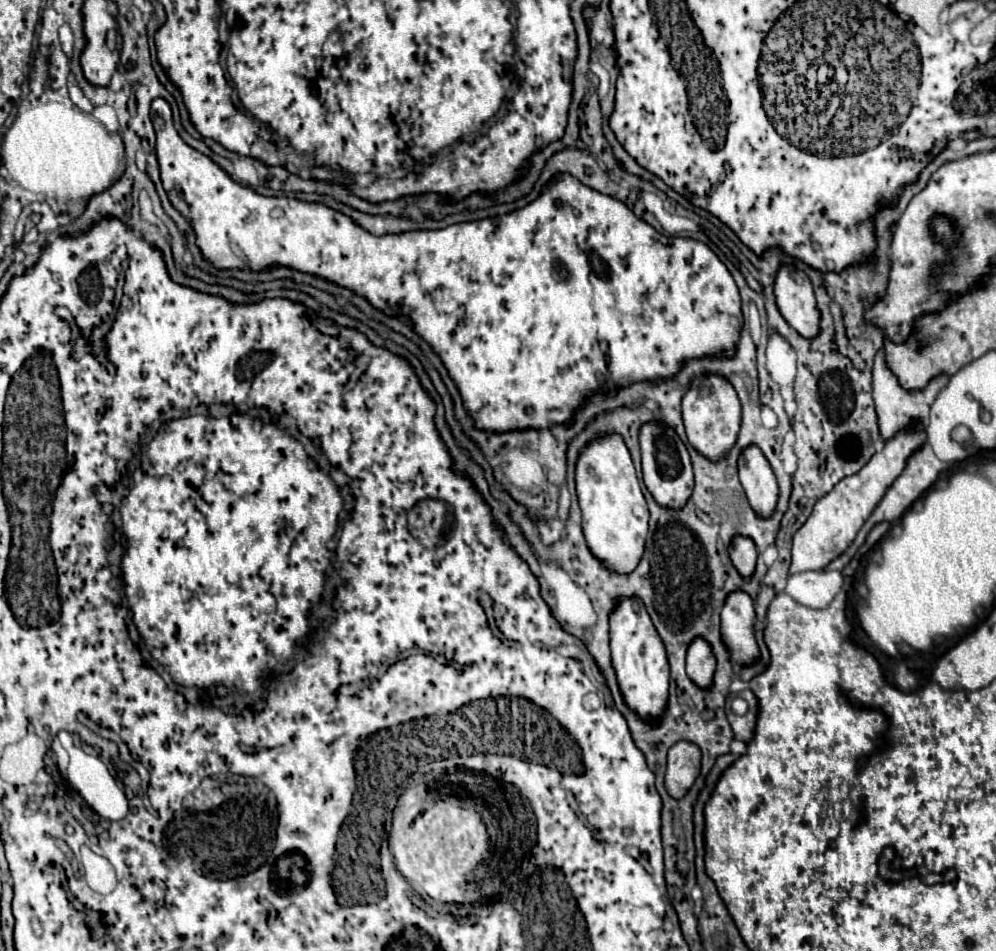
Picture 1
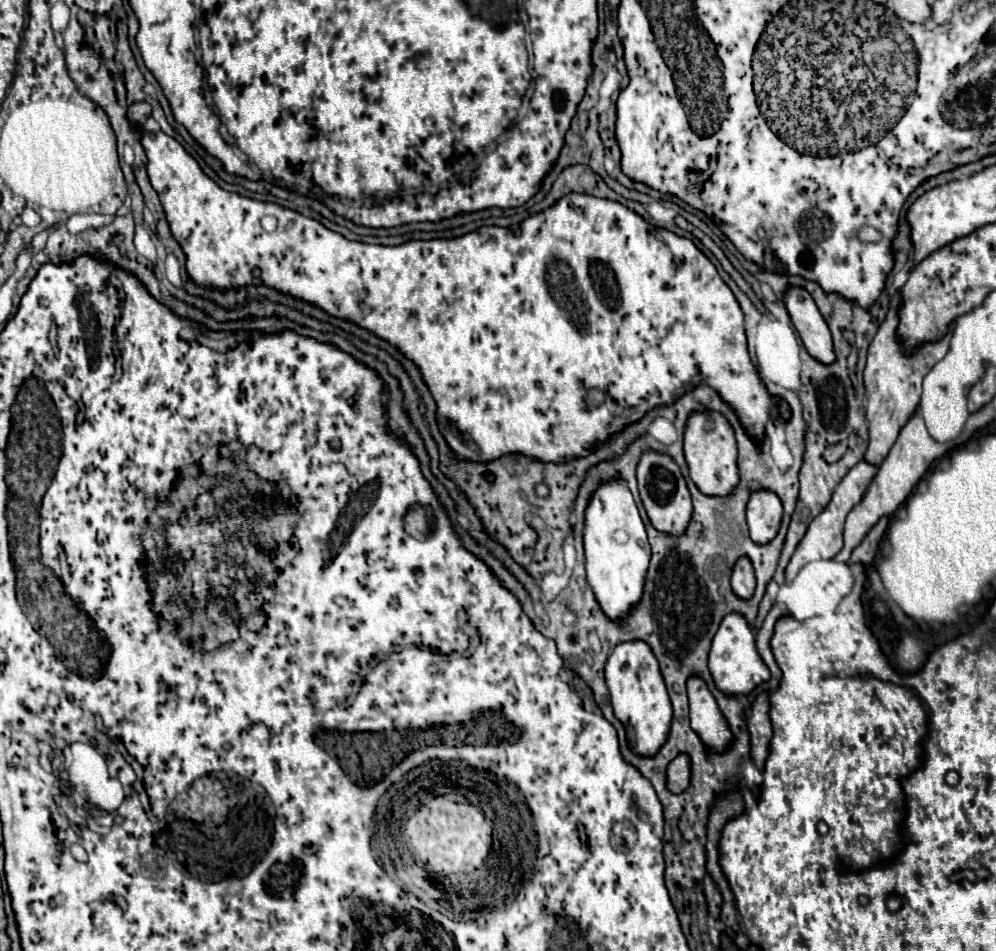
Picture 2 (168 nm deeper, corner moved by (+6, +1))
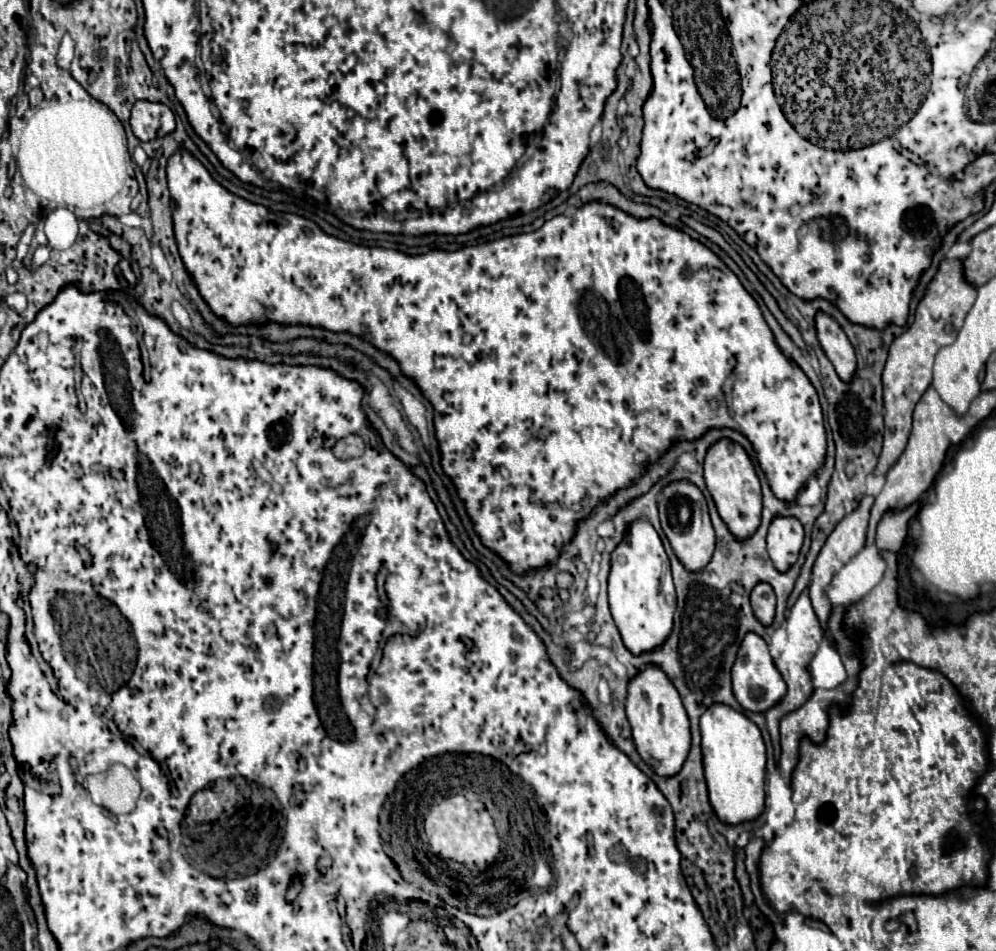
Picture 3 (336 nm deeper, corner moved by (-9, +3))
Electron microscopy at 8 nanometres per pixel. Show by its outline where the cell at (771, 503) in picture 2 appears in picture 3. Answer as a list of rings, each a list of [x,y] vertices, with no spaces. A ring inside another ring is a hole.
[[[775,518],[775,522],[771,522],[767,550],[779,572],[787,572],[797,562],[803,538],[803,526],[797,518]]]

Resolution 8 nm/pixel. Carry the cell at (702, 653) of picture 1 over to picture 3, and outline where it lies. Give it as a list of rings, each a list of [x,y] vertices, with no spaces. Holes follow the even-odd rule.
[[[711,706],[701,716],[701,750],[709,804],[723,824],[737,826],[755,820],[765,802],[765,744],[759,728],[741,712],[729,706]]]

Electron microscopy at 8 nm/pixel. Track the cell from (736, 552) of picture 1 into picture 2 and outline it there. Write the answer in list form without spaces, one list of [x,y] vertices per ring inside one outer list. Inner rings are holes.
[[[740,556],[732,570],[732,590],[736,592],[736,596],[748,598],[752,596],[754,586],[756,586],[756,580],[754,580],[752,562],[746,556]]]

